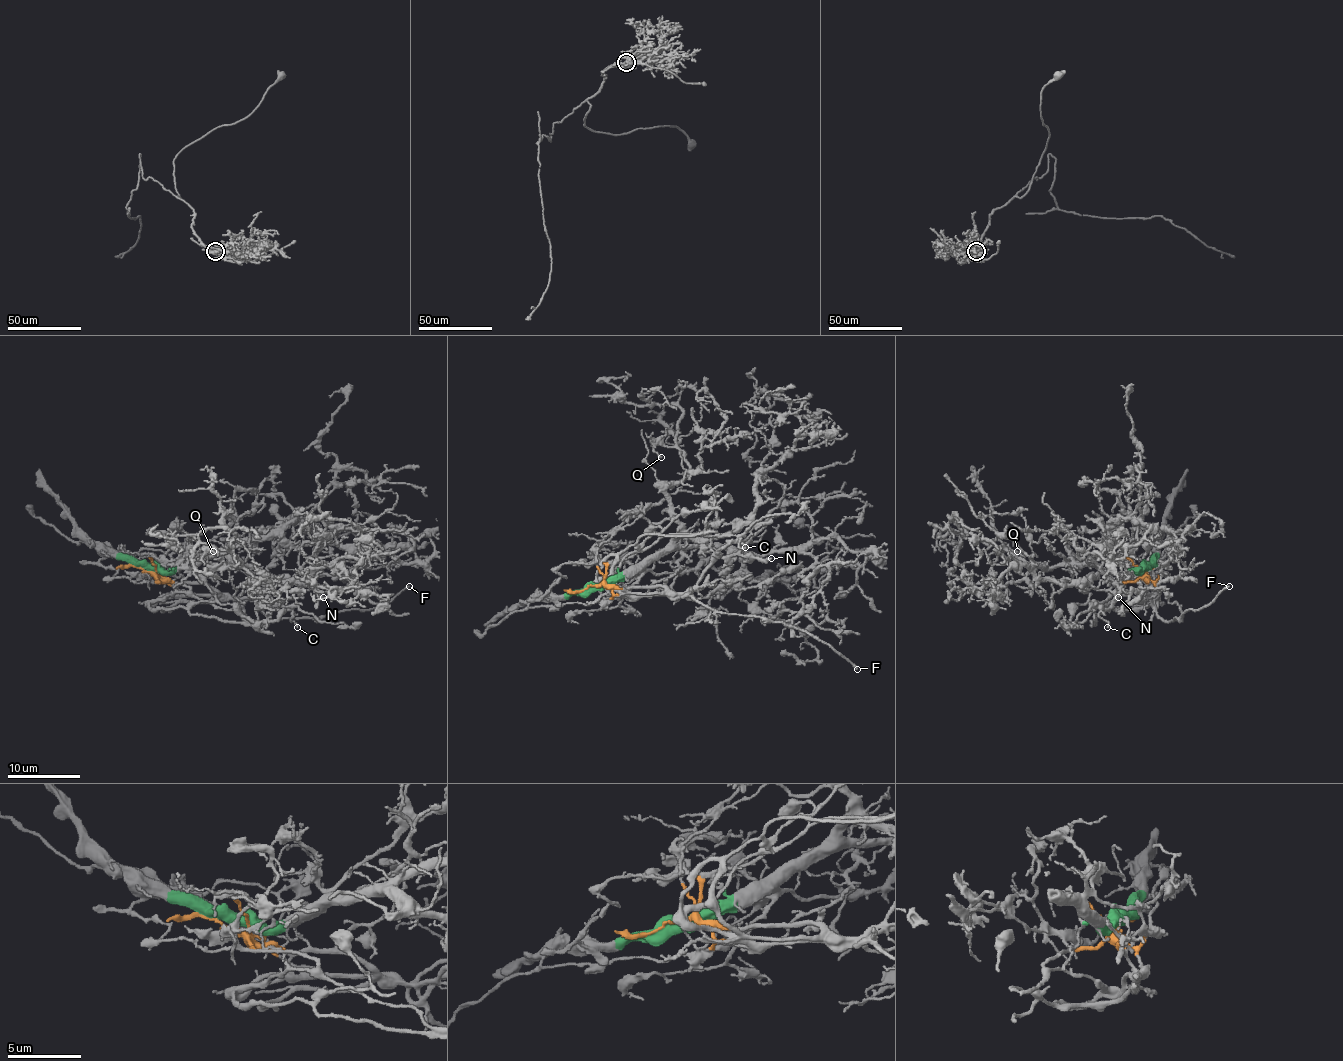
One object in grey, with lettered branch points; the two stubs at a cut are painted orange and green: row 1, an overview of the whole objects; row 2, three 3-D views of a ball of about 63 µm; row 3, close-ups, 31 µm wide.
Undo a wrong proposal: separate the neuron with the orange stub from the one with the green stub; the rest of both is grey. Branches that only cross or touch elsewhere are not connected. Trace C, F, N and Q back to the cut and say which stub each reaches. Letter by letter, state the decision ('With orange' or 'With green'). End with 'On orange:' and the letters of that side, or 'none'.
C: With orange
F: With orange
N: With orange
Q: With green
On orange: C, F, N

